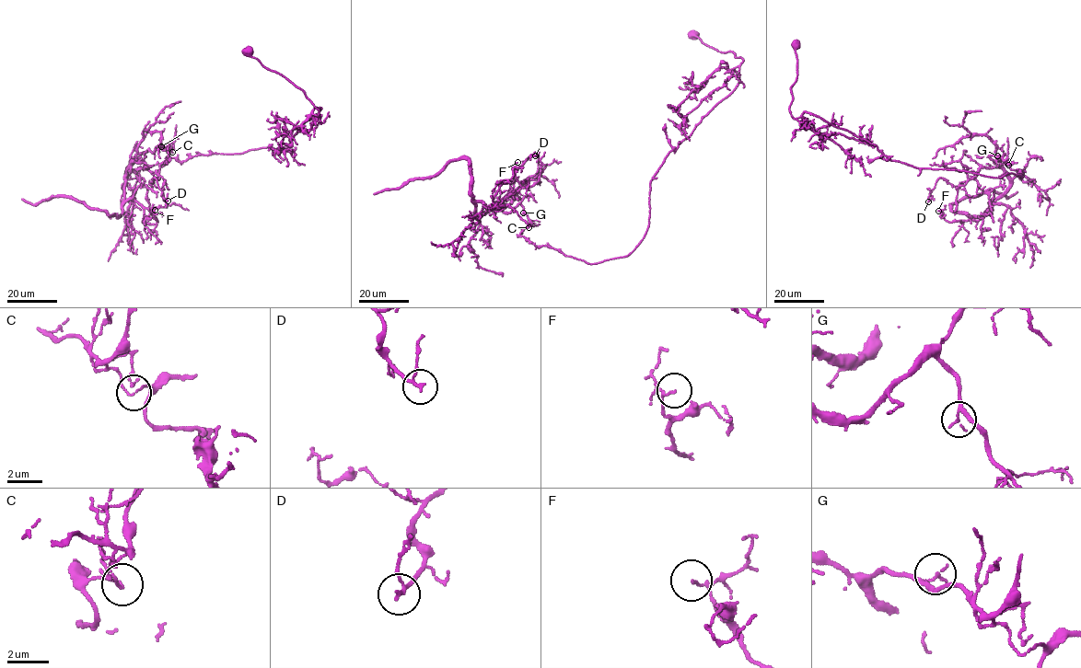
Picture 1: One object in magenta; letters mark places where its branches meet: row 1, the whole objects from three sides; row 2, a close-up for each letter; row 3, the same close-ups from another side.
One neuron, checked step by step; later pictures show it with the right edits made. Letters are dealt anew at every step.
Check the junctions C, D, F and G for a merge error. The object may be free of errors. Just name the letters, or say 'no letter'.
C

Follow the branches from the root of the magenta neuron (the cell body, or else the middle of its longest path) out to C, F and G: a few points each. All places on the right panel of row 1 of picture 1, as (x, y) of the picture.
C: (796, 46), (789, 109), (795, 119), (813, 113), (891, 160), (918, 168), (1022, 177), (1008, 165)
F: (796, 46), (795, 119), (916, 167), (1023, 174), (992, 155), (1009, 183), (989, 211), (938, 211)
G: (796, 46), (789, 109), (795, 119), (813, 113), (916, 167), (1022, 177), (997, 155)

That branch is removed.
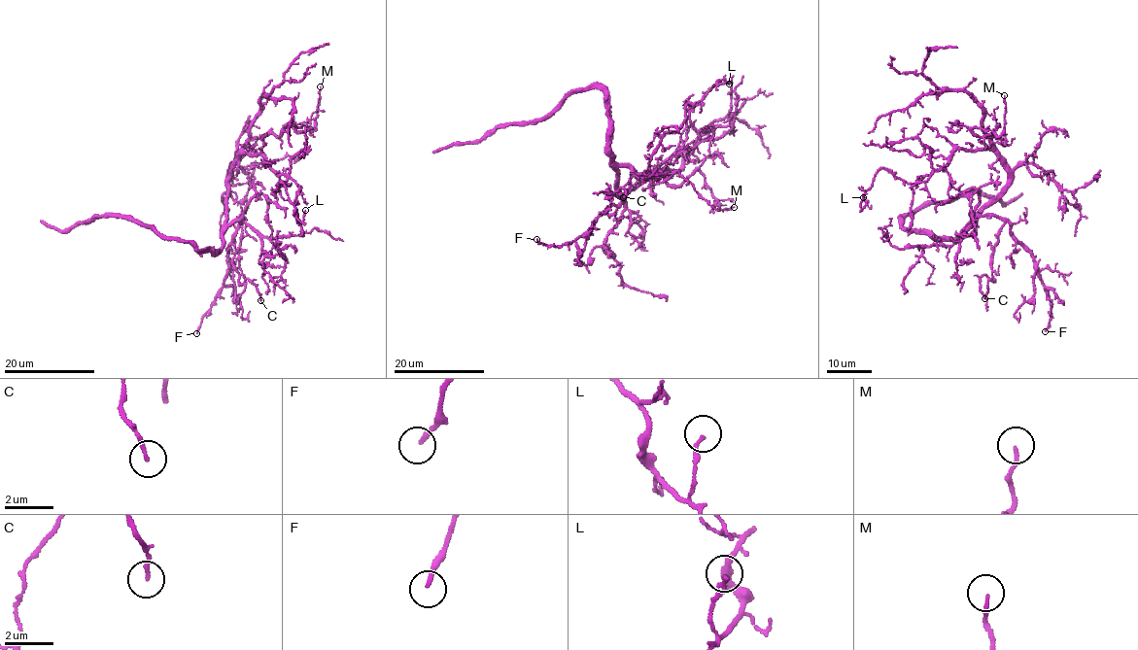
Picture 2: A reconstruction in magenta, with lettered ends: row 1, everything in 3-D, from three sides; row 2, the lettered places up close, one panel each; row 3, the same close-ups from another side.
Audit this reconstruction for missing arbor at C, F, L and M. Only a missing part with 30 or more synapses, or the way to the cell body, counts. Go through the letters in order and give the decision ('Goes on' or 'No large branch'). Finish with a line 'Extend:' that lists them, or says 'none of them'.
C: No large branch
F: No large branch
L: No large branch
M: No large branch
Extend: none of them

